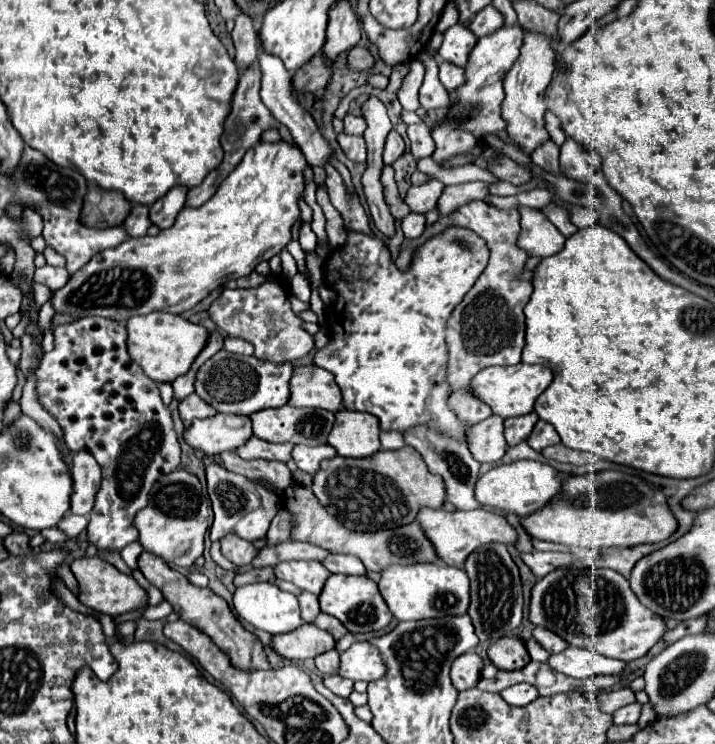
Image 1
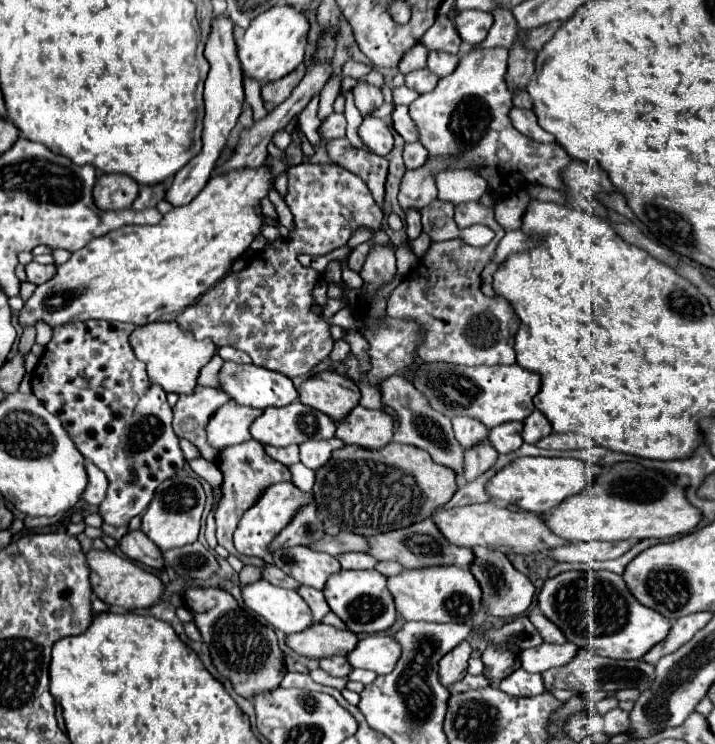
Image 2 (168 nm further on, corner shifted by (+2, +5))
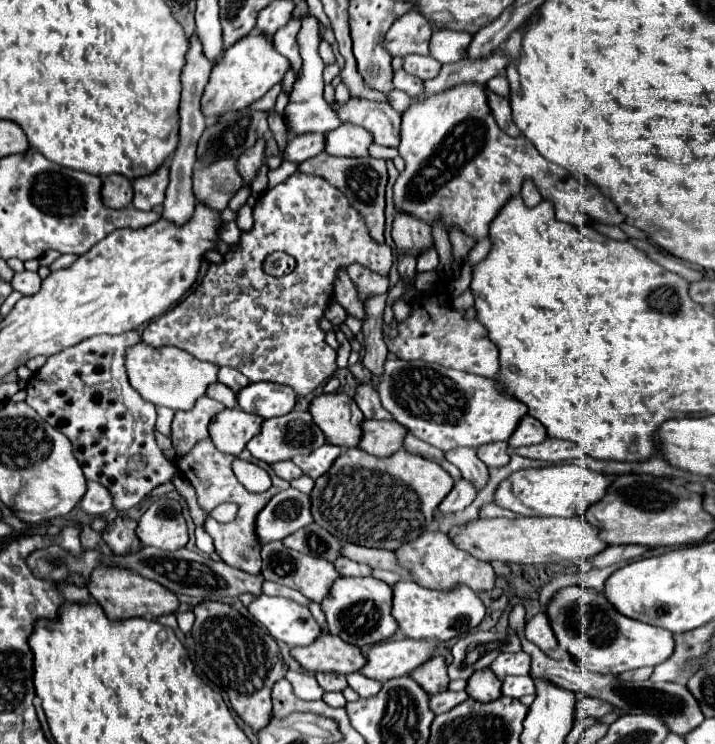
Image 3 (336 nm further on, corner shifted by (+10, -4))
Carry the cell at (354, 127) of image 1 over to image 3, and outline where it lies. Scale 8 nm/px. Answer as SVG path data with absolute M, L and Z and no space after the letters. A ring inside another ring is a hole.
M307 133L305 137L291 137L283 149L283 159L287 161L293 161L293 163L301 163L301 161L307 161L309 157L313 155L319 155L323 153L323 141L325 135L319 135L319 133Z

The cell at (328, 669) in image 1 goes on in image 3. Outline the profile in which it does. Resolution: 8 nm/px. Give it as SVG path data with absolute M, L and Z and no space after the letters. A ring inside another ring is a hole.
M317 673L315 679L323 687L323 691L343 691L347 687L345 675L339 673Z

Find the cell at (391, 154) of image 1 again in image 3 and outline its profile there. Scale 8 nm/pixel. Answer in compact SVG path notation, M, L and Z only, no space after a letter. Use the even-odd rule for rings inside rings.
M339 125L325 135L325 151L335 157L367 157L369 143L369 133L353 125Z

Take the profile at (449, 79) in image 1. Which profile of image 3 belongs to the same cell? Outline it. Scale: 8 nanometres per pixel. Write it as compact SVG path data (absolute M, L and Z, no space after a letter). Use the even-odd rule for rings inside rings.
M405 55L403 57L403 69L419 79L433 79L441 65L437 61L433 61L431 57L425 57L425 55Z

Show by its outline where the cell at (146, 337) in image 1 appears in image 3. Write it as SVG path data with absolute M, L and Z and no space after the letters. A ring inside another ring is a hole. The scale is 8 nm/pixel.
M133 345L127 351L127 377L135 391L141 393L143 399L153 403L155 407L169 407L173 411L189 411L193 409L195 401L207 393L207 387L217 381L219 367L207 361L197 361L191 353L173 349L173 347L161 347L153 349L151 345Z

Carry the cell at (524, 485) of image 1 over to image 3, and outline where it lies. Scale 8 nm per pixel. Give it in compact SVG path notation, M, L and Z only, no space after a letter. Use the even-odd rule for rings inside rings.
M573 459L562 463L552 463L543 469L521 469L509 475L497 489L495 501L515 511L517 515L531 517L573 517L579 511L595 505L603 499L611 481L597 471L591 471L581 465L573 465Z

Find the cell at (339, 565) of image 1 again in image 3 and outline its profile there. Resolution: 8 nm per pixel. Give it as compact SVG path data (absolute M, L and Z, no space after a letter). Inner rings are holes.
M339 557L339 559L335 561L335 567L337 567L337 571L339 571L341 575L349 575L349 577L367 577L367 575L371 575L371 571L373 571L369 565L351 561L351 559L347 559L347 557Z

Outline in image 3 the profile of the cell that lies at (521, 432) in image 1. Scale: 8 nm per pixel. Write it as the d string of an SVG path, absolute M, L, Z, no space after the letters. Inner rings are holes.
M493 443L493 445L481 445L477 449L477 457L487 465L487 467L503 467L509 463L509 445L503 443Z

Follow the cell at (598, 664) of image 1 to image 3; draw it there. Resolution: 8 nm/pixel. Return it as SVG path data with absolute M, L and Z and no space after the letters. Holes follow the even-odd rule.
M517 651L517 653L499 653L489 669L499 677L499 679L505 679L507 675L529 675L529 655L523 653L523 651Z

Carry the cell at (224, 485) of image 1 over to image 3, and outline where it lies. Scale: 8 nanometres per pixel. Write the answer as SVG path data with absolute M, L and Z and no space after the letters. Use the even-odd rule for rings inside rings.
M289 487L277 493L257 517L257 537L263 543L285 539L301 527L313 523L311 497Z

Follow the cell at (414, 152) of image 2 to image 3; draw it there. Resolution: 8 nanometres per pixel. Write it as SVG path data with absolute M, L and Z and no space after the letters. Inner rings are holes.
M371 143L369 145L369 157L375 157L375 159L393 159L393 157L397 157L397 149L381 147L377 143Z

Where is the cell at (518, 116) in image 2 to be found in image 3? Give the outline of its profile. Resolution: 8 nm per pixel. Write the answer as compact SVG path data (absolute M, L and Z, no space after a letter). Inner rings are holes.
M485 87L485 91L487 91L489 107L491 107L491 113L493 113L497 125L499 125L505 133L509 133L509 135L513 135L513 137L519 137L521 131L513 125L513 119L511 119L511 105L509 105L509 101L507 101L505 97L501 97L501 95L493 93L493 91L489 91L487 87Z

